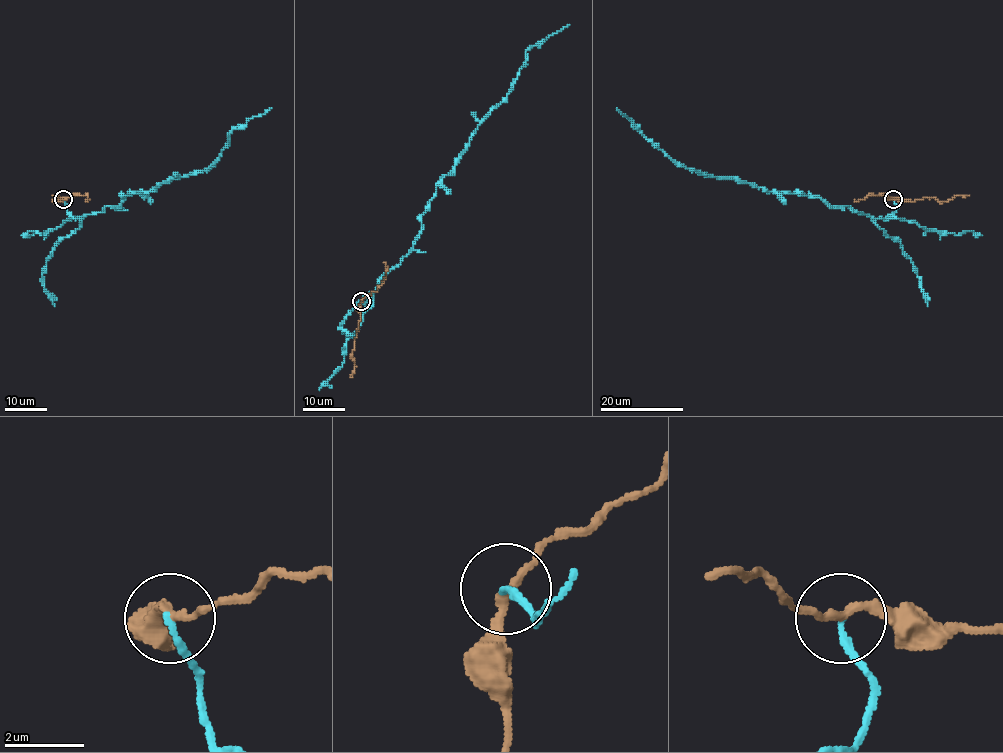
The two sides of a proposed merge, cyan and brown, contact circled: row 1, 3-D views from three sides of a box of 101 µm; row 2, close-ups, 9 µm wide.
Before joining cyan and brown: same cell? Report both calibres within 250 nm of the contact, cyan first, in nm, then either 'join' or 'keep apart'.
calibres 170 and 180 nm; keep apart

